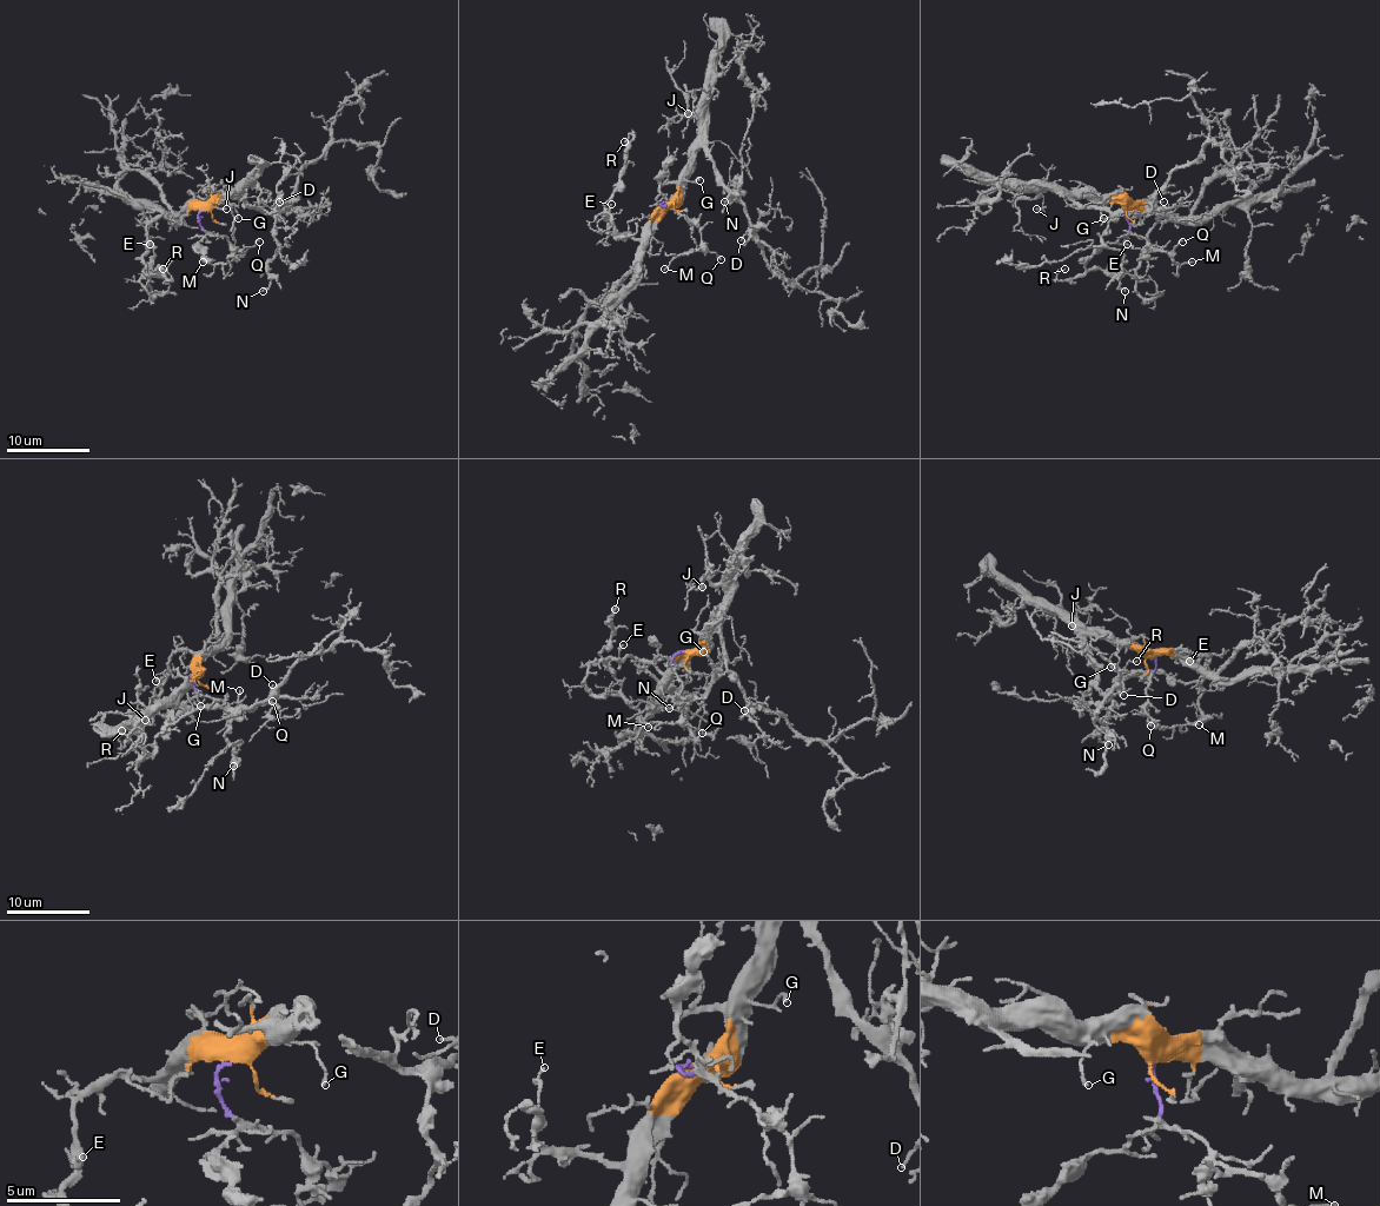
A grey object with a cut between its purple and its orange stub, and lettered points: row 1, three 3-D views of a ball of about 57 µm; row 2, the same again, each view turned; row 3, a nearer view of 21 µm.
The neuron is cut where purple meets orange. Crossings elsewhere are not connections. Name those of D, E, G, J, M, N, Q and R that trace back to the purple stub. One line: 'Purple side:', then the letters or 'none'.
Purple side: M, Q

